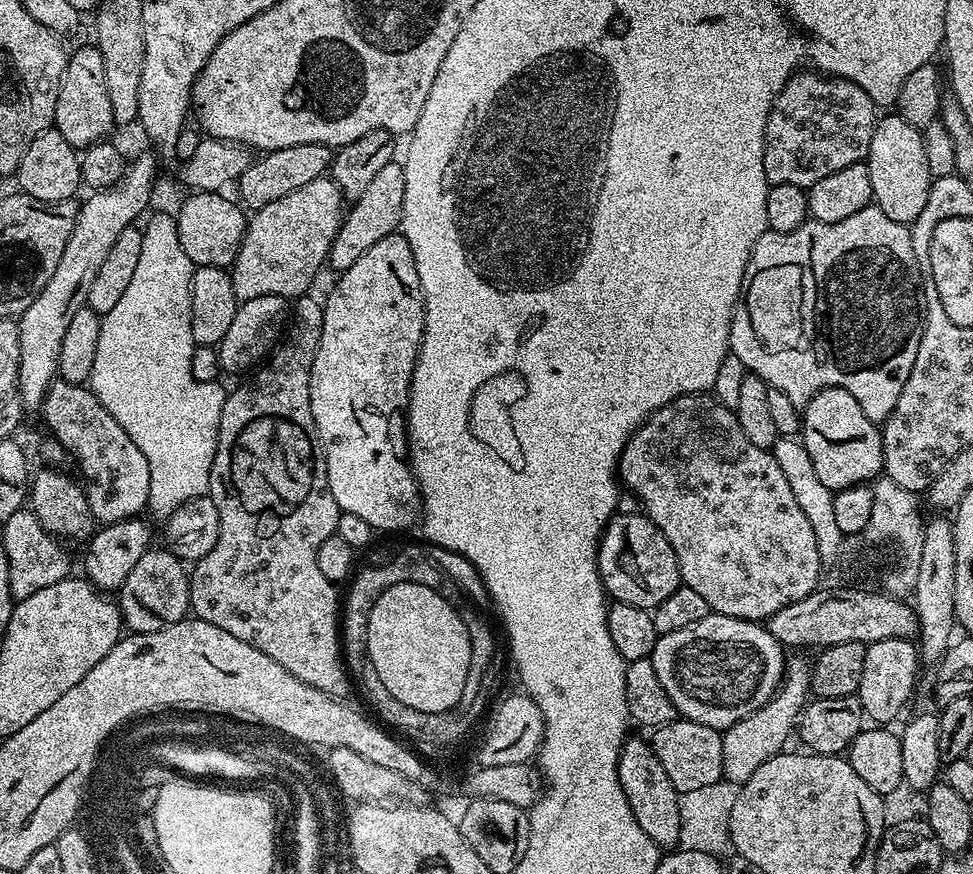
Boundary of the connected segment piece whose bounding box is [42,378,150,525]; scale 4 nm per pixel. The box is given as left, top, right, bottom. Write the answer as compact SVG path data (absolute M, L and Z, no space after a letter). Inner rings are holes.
M59 378L53 380L44 399L42 415L45 426L52 431L49 433L62 442L69 457L73 461L80 460L79 475L87 484L93 521L101 525L114 524L139 517L147 509L150 466L146 462L146 454L142 454L142 450L134 446L130 434L114 422L91 387L71 384Z

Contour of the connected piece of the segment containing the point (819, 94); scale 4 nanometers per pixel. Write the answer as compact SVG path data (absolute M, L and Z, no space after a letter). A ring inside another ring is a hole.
M815 70L793 72L791 78L786 82L786 86L774 98L774 106L770 110L768 121L764 127L764 169L766 170L769 185L789 184L807 190L811 188L814 182L818 182L818 178L826 178L826 174L834 174L834 170L846 170L846 166L861 163L870 150L870 138L874 138L877 119L878 109L876 103L872 101L870 94L866 94L866 90L862 90L862 86L854 86L854 82L843 80L837 76L821 74Z

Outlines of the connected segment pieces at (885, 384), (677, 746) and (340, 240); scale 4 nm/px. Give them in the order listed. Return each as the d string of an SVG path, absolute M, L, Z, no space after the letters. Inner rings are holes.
M869 206L862 210L858 210L858 214L850 214L850 218L846 218L842 222L830 222L827 224L826 222L818 222L817 220L809 219L807 224L798 226L798 230L790 230L789 232L773 232L769 230L763 232L763 234L756 239L756 245L748 259L744 279L746 283L742 289L740 303L736 305L732 313L732 333L728 339L731 355L742 358L745 369L747 369L751 375L763 378L764 383L767 384L769 388L782 390L786 394L786 398L790 398L790 402L794 402L797 408L801 410L808 405L810 398L814 398L814 394L818 394L823 388L841 388L850 394L854 394L854 398L858 398L858 406L862 406L866 418L870 418L878 426L883 425L884 421L887 420L888 415L894 410L894 406L898 406L898 394L902 394L902 386L906 386L906 378L910 378L910 370L914 370L914 358L918 358L918 342L922 342L922 334L924 333L924 285L926 280L922 275L922 269L918 262L918 258L912 249L912 234L909 225L894 222L890 218L886 218L886 214L882 214L880 208Z
M683 718L671 720L670 723L655 729L650 736L654 754L658 754L662 770L666 770L666 778L670 778L679 793L701 789L702 786L713 785L721 780L724 775L723 741L723 735L717 729Z
M393 162L382 166L382 170L374 174L366 190L362 190L360 197L351 201L328 251L327 263L333 264L337 273L344 272L350 266L354 266L354 262L358 262L358 258L362 258L362 254L366 254L366 250L374 246L374 242L382 242L382 238L393 235L400 226L402 202L405 198L406 174L403 163Z

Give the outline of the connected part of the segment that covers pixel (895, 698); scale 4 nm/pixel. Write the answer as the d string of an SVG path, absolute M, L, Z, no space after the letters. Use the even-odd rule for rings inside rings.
M890 638L866 647L866 663L862 666L860 704L865 717L880 726L891 725L891 720L903 710L916 688L916 671L921 671L920 653L912 640Z

